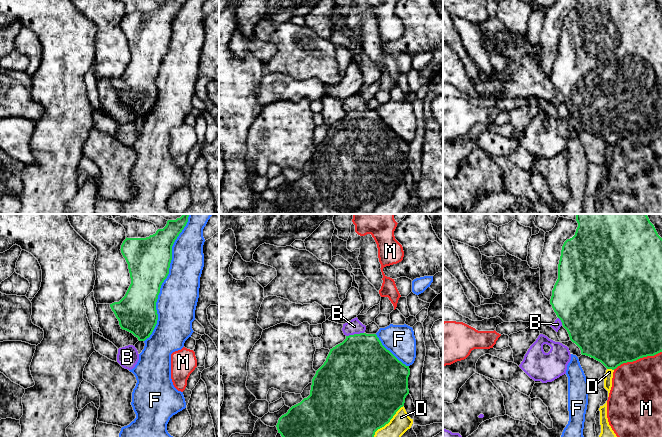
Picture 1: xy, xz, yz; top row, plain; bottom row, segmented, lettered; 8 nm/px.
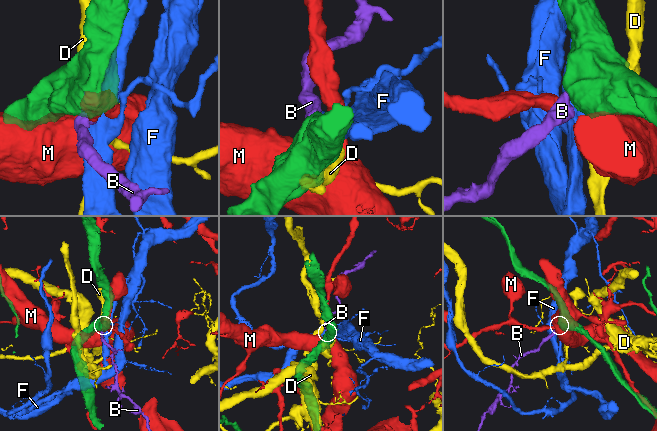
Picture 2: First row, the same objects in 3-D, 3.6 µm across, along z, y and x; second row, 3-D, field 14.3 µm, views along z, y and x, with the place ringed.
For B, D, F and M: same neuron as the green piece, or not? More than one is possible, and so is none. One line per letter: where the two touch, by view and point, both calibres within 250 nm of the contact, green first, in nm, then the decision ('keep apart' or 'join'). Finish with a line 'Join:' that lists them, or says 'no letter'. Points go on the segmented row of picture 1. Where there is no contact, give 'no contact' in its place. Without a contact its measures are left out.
B: contact xz (354, 334); calibres 460 and 120 nm; join
D: contact xz (387, 423); calibres 500 and 190 nm; keep apart
F: contact xy (166, 277); calibres 340 and 320 nm; keep apart
M: contact yz (637, 359); calibres 500 and 400 nm; keep apart
Join: B

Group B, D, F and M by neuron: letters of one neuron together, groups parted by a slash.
B / D / F / M

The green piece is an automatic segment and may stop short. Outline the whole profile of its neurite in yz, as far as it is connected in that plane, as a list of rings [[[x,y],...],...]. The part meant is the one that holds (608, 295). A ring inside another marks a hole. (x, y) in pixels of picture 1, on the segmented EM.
[[[576,214],[578,227],[575,235],[567,239],[561,250],[558,264],[558,279],[552,290],[550,304],[557,319],[550,326],[556,332],[563,326],[581,350],[582,355],[601,362],[607,369],[616,369],[623,363],[633,362],[662,352],[662,238],[658,235],[647,214]]]

